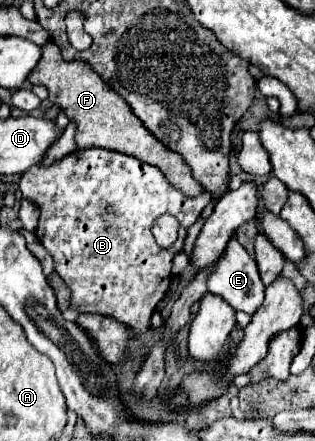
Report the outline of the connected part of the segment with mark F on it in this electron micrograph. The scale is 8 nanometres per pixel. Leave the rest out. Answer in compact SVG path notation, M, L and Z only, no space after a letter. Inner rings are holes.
M47 43L43 45L39 65L29 73L29 81L33 85L45 85L49 89L49 99L57 107L61 107L69 119L75 119L77 149L105 147L111 151L119 151L161 169L167 181L171 181L171 185L181 189L181 193L187 197L197 197L203 191L203 187L193 179L191 169L183 161L183 157L159 143L159 139L155 139L145 129L145 125L131 113L127 101L123 101L123 97L111 91L111 87L95 71L91 71L91 65L87 65L85 61L65 61L61 57L61 49L55 43Z

